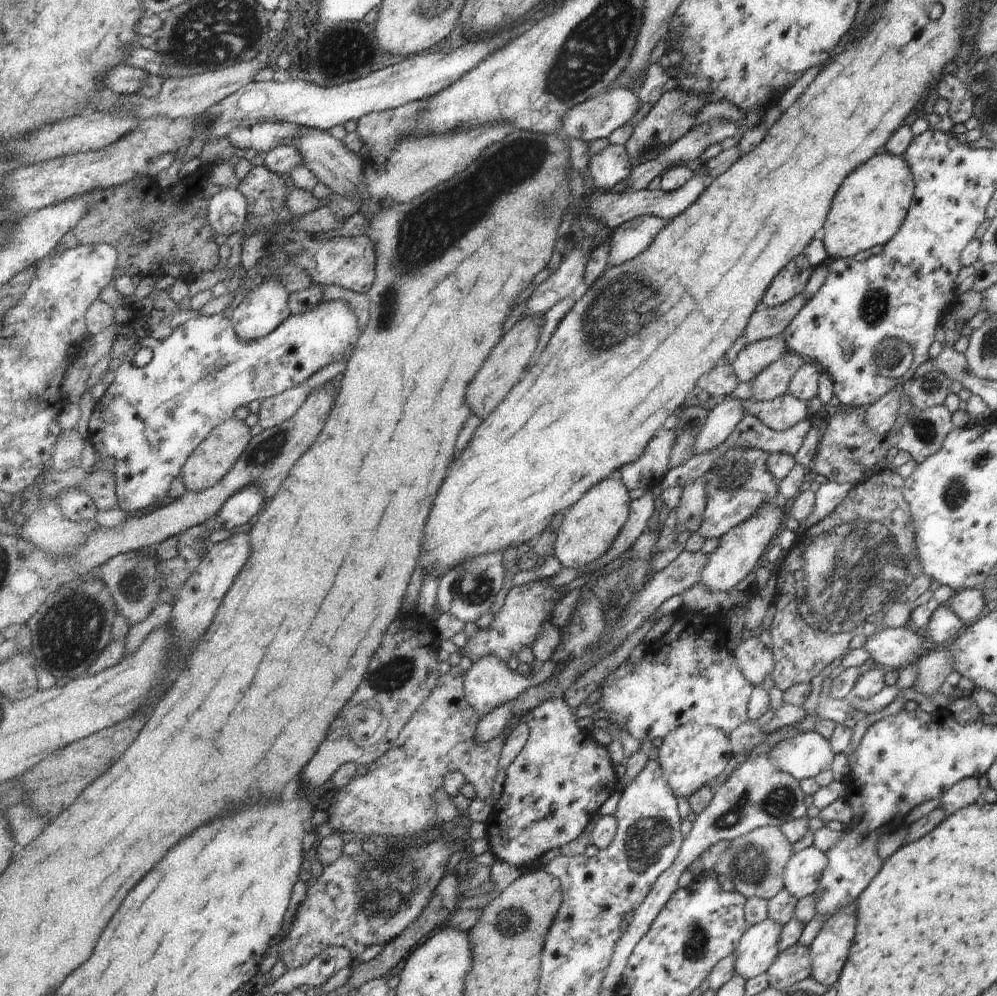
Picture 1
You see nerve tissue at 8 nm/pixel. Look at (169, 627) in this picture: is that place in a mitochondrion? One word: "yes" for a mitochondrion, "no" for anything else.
no

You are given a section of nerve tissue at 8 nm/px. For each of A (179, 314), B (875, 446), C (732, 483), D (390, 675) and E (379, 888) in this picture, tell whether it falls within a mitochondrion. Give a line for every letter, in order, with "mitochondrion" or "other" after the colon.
A: other
B: other
C: mitochondrion
D: mitochondrion
E: mitochondrion

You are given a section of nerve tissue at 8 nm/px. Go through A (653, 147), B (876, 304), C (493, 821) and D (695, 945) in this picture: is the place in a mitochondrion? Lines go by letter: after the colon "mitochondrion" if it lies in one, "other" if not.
A: mitochondrion
B: mitochondrion
C: other
D: mitochondrion

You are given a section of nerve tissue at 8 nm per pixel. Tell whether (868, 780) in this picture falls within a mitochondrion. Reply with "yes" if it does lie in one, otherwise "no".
no

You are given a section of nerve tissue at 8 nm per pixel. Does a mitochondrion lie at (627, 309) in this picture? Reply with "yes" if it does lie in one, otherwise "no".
yes

